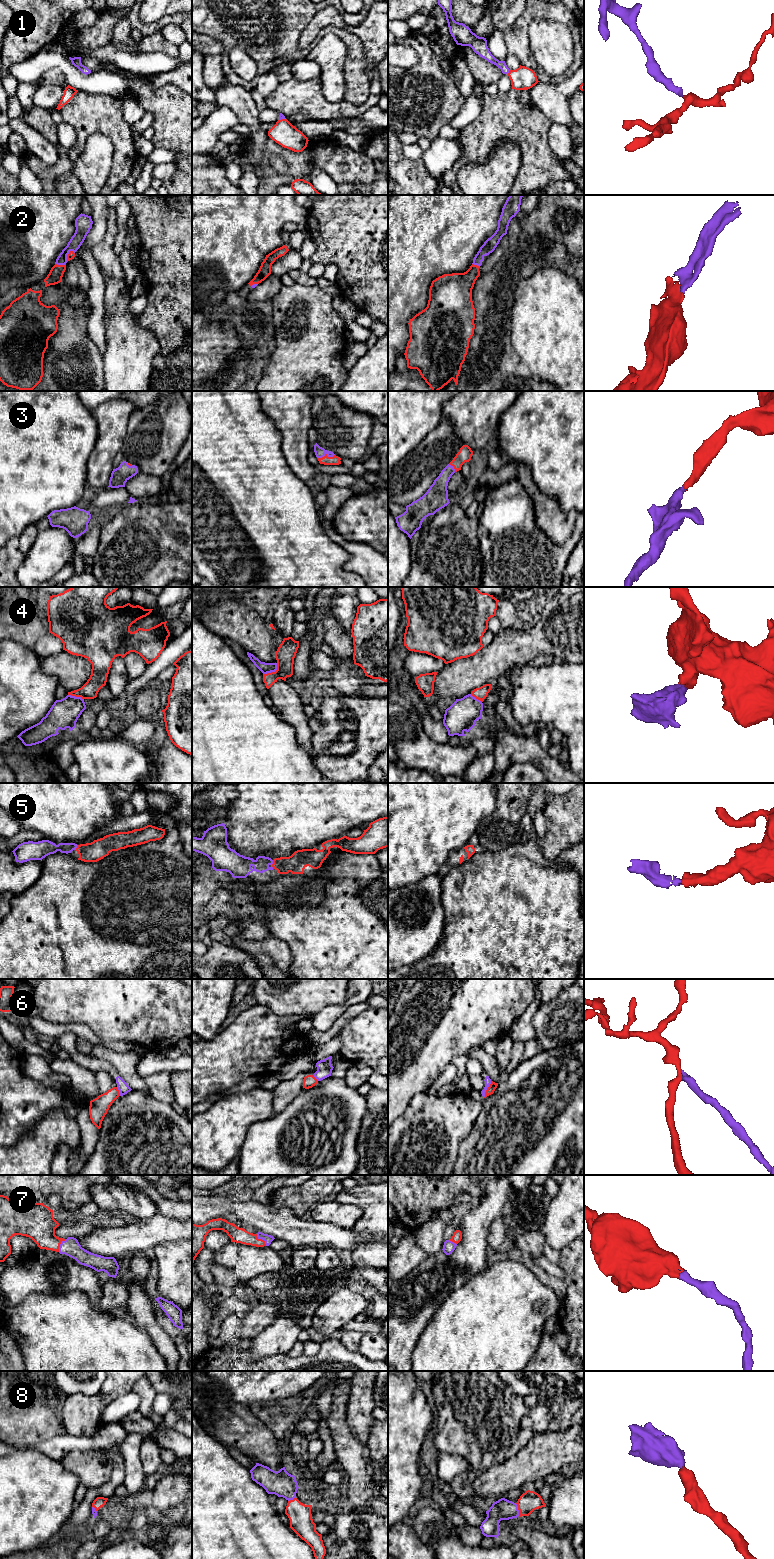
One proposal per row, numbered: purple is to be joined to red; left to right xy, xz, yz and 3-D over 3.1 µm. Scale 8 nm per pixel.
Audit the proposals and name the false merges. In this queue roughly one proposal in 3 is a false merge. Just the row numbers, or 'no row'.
4, 6

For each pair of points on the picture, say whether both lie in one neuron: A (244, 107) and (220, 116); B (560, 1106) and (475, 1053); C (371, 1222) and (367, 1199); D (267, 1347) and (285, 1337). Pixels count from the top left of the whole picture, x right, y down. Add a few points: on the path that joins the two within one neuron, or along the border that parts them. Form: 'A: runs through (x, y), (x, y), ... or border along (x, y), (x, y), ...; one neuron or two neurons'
A: border along (219, 105), (229, 107), (238, 116), (241, 123); two neurons
B: border along (503, 1076), (498, 1083); two neurons
C: runs through (372, 1216), (372, 1205); one neuron
D: runs through (271, 1343), (281, 1337); one neuron

